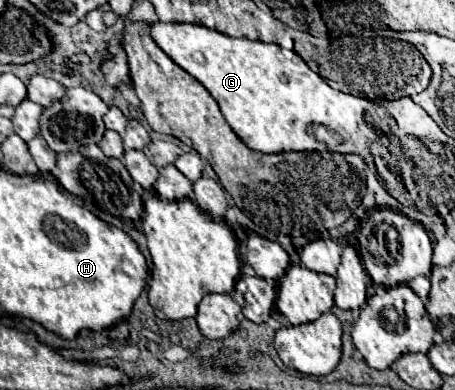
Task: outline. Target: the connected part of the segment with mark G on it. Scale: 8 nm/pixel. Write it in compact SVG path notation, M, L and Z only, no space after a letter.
M162 21L150 23L150 37L176 65L208 89L228 125L250 149L260 153L338 151L358 153L364 159L370 151L378 175L386 173L382 181L386 181L384 187L388 193L402 205L416 207L416 201L404 185L404 165L408 165L408 161L402 157L398 163L398 153L388 153L386 115L376 101L368 125L364 113L372 109L372 101L332 89L298 53L274 43L250 41L246 37L234 39L196 23Z

